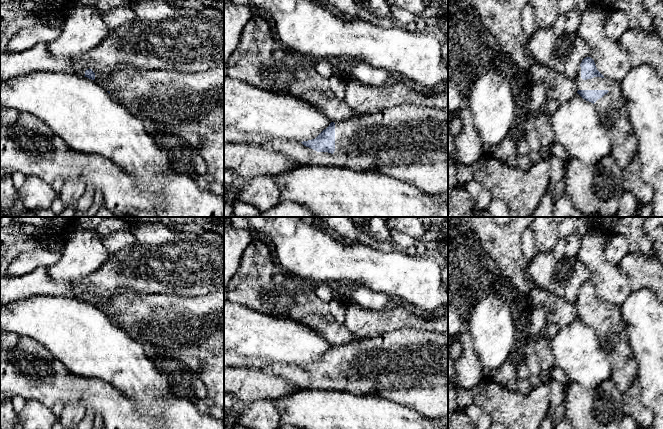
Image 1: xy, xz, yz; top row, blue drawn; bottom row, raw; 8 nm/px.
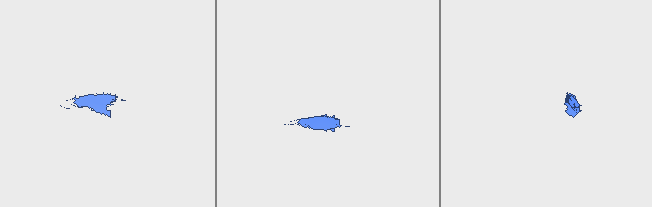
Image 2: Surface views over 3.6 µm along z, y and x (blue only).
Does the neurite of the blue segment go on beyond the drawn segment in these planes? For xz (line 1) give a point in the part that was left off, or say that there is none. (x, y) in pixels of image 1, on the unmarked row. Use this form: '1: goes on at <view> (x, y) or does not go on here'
1: goes on at xz (402, 358)

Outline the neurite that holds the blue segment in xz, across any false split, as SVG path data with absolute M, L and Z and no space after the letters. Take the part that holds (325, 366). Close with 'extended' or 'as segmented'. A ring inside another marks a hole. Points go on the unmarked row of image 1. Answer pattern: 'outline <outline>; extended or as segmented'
outline M399 329L376 338L353 339L341 346L331 346L315 363L308 365L272 362L266 358L243 356L235 351L224 350L224 368L256 367L264 372L281 376L300 389L336 390L357 395L377 395L380 389L448 386L448 336L437 332L417 329Z; extended

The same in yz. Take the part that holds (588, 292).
outline M589 279L574 302L577 317L593 327L599 344L611 362L611 381L624 393L637 380L637 364L625 332L619 306L605 302Z; extended

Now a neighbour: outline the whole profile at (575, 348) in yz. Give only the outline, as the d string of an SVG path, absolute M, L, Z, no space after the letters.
M578 317L556 333L550 347L556 366L565 372L571 382L584 388L594 388L611 378L611 362L599 344L595 329Z

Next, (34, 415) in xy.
M30 400L17 413L14 429L52 429L57 422L59 418L50 408L36 400Z

